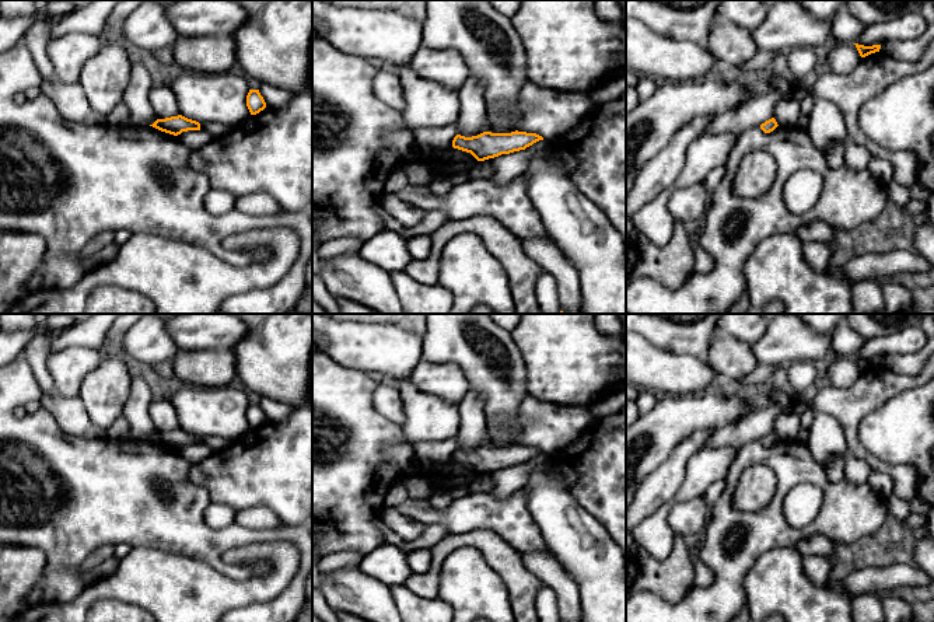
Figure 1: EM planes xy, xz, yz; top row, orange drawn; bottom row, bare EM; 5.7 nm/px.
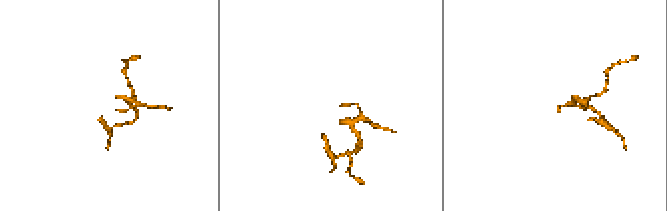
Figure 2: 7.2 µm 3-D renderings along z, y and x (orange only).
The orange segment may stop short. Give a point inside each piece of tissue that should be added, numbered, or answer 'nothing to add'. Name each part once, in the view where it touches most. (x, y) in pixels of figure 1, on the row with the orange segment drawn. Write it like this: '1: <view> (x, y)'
nothing to add

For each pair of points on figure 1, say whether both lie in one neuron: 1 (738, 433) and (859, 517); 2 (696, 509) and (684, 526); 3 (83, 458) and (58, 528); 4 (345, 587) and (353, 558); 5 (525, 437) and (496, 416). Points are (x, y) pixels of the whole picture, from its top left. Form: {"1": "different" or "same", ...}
{"1": "different", "2": "same", "3": "same", "4": "different", "5": "different"}

